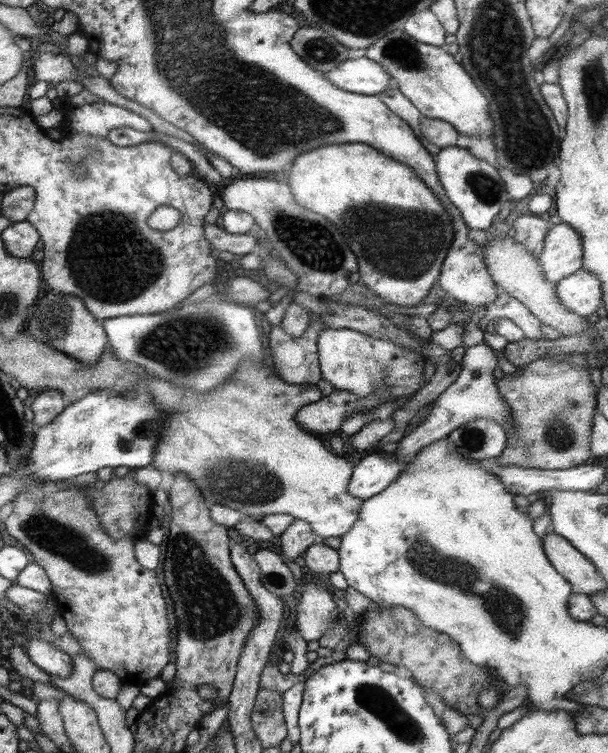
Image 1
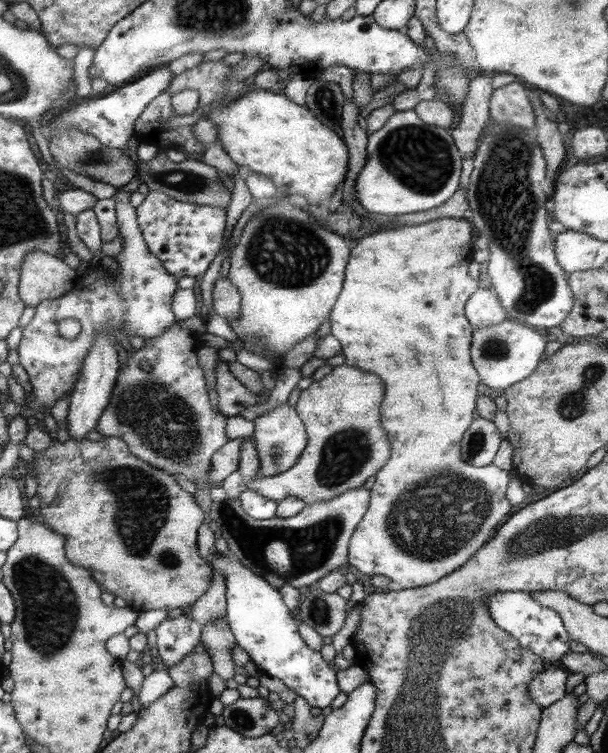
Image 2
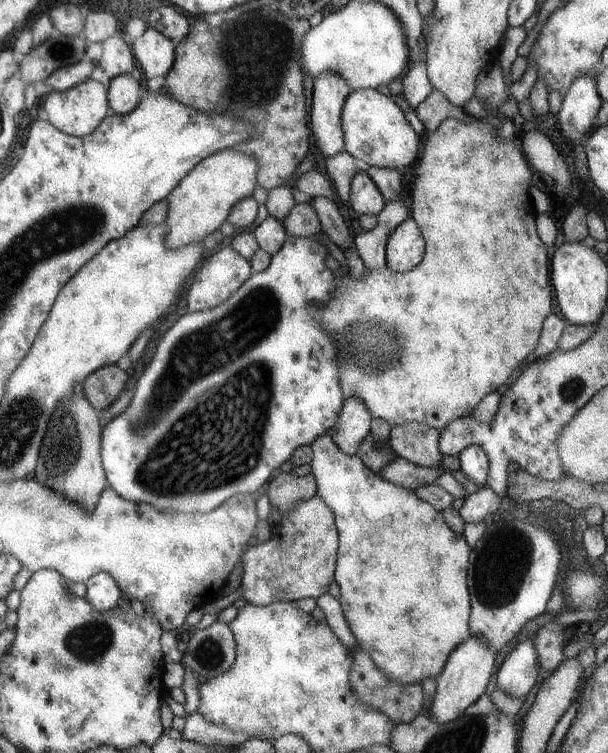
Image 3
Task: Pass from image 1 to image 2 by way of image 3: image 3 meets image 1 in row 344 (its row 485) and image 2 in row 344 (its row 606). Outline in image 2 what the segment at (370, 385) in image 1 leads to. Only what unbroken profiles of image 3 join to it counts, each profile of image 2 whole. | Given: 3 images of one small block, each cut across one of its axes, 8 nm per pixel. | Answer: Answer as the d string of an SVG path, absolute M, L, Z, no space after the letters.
M441 218L432 222L418 225L397 227L389 232L377 232L359 238L350 246L349 262L344 268L343 284L332 305L328 319L330 333L341 345L341 353L345 357L347 366L355 367L365 372L377 374L385 384L385 396L380 406L380 421L387 440L391 442L391 458L389 462L374 474L375 481L370 489L370 499L363 518L355 527L347 548L347 563L361 574L370 577L379 576L389 578L403 589L415 589L421 586L438 582L439 578L459 569L471 556L491 538L491 532L498 528L497 524L505 522L505 514L511 510L511 504L505 498L506 488L510 481L509 473L494 465L487 468L478 468L463 462L460 458L460 440L467 427L472 423L473 410L476 408L478 374L473 368L470 359L470 342L473 330L463 316L465 300L478 289L478 280L469 277L467 265L472 260L470 222L464 219Z

